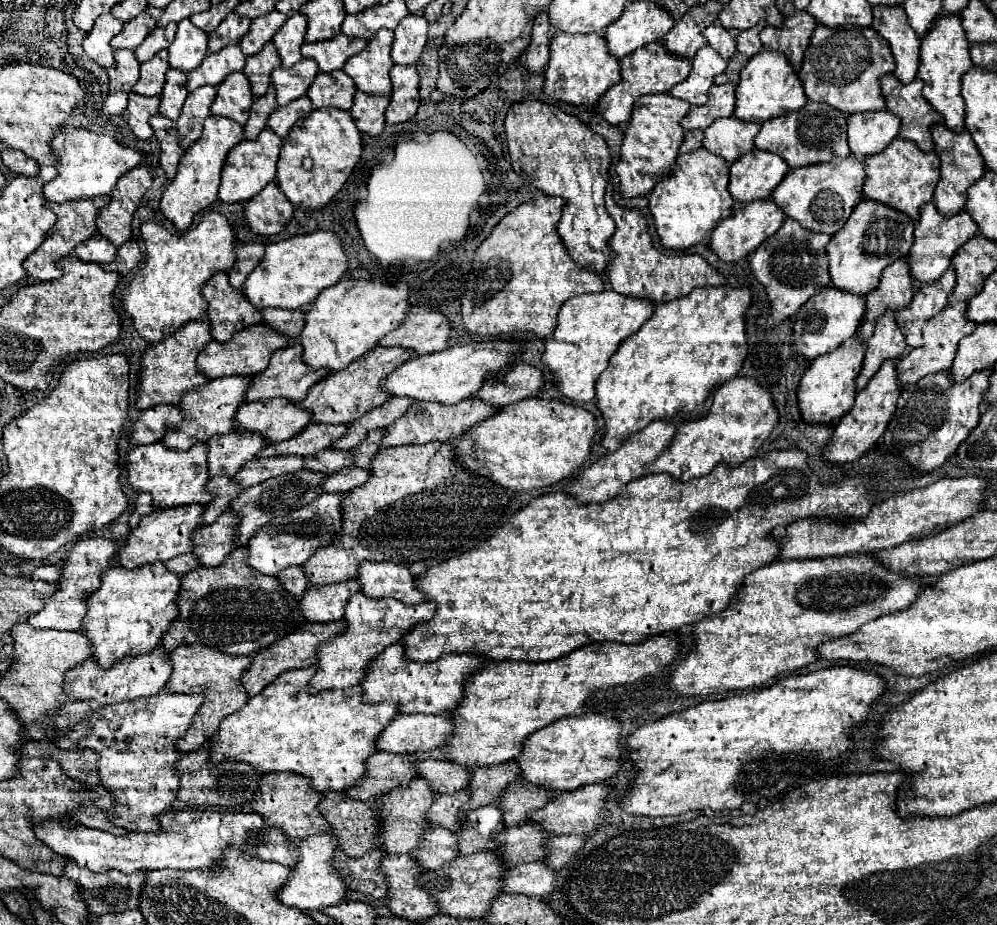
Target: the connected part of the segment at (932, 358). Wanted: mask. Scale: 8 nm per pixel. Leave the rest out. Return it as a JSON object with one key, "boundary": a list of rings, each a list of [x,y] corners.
{"boundary":[[[956,302],[956,304],[948,304],[938,316],[934,316],[934,320],[930,320],[930,324],[926,324],[928,328],[924,330],[924,346],[922,350],[910,350],[900,362],[898,362],[898,376],[902,384],[912,384],[918,382],[922,376],[932,374],[932,372],[940,372],[940,370],[948,370],[956,358],[958,352],[958,342],[960,338],[968,336],[974,332],[976,322],[966,318],[966,302]]]}

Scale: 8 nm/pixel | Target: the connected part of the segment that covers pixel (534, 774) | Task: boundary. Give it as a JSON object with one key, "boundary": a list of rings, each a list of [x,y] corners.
{"boundary":[[[602,714],[560,718],[528,736],[522,754],[516,758],[522,768],[522,778],[556,792],[610,780],[622,770],[620,730],[622,722],[618,718],[604,718]]]}

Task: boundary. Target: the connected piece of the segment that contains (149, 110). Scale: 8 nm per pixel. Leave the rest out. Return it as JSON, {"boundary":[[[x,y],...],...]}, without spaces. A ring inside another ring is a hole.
{"boundary":[[[130,92],[128,108],[126,108],[128,110],[128,124],[140,140],[146,140],[154,134],[148,120],[154,114],[158,114],[158,106],[160,106],[160,96],[140,96],[140,94]]]}

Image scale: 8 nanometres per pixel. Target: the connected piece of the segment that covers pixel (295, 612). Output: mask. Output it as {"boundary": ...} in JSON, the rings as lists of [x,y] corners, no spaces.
{"boundary":[[[240,546],[226,558],[226,564],[220,564],[216,568],[200,566],[182,576],[182,612],[178,620],[174,620],[174,624],[170,626],[170,632],[166,632],[166,636],[162,638],[162,646],[166,646],[172,652],[184,644],[206,644],[232,656],[254,656],[256,652],[278,642],[282,636],[288,636],[290,632],[302,628],[306,620],[300,612],[300,598],[284,590],[276,578],[264,576],[258,570],[254,570],[246,560],[248,548]]]}

